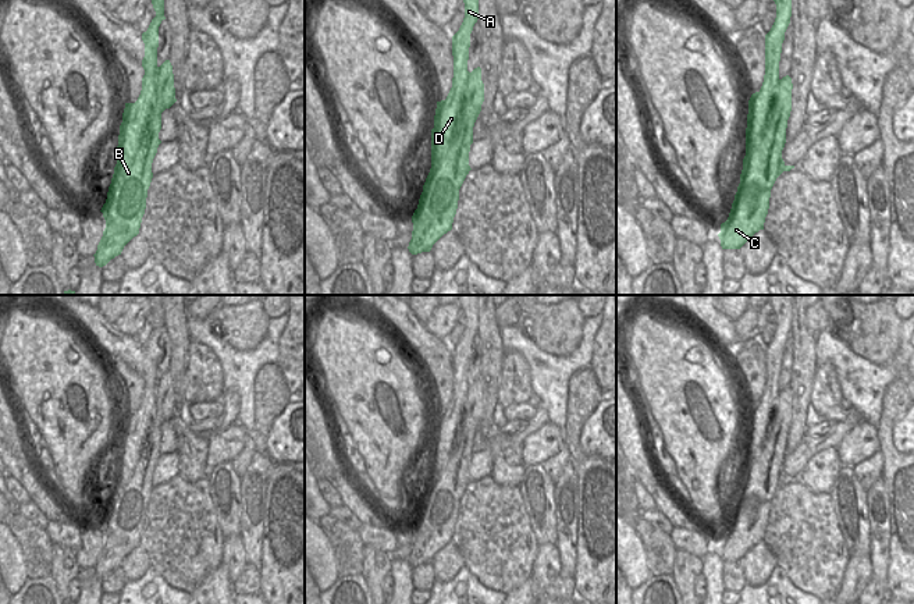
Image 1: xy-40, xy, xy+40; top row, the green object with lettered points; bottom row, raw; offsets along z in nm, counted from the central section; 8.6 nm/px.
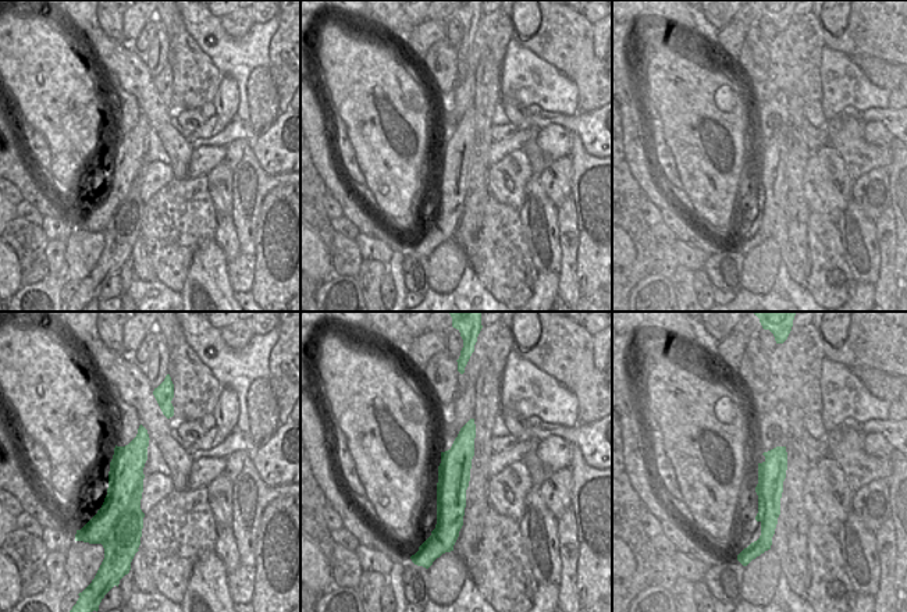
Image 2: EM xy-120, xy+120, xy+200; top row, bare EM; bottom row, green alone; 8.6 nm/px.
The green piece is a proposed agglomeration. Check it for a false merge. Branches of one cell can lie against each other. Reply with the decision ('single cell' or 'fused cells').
fused cells

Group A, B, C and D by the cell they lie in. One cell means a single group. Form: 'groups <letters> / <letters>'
groups A B D / C

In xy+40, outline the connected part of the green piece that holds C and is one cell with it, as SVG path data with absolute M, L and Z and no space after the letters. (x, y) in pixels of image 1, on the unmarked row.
M789 387L783 388L776 399L776 412L771 429L772 437L764 445L764 455L773 458L768 470L768 482L757 495L751 495L751 508L746 511L744 516L732 516L729 529L721 536L721 544L718 546L722 561L740 561L755 544L764 541L771 501L783 483L794 480L794 477L786 477L782 470L787 431L792 423L792 401L792 390Z

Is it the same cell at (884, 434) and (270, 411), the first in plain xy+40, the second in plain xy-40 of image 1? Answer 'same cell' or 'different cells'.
same cell

